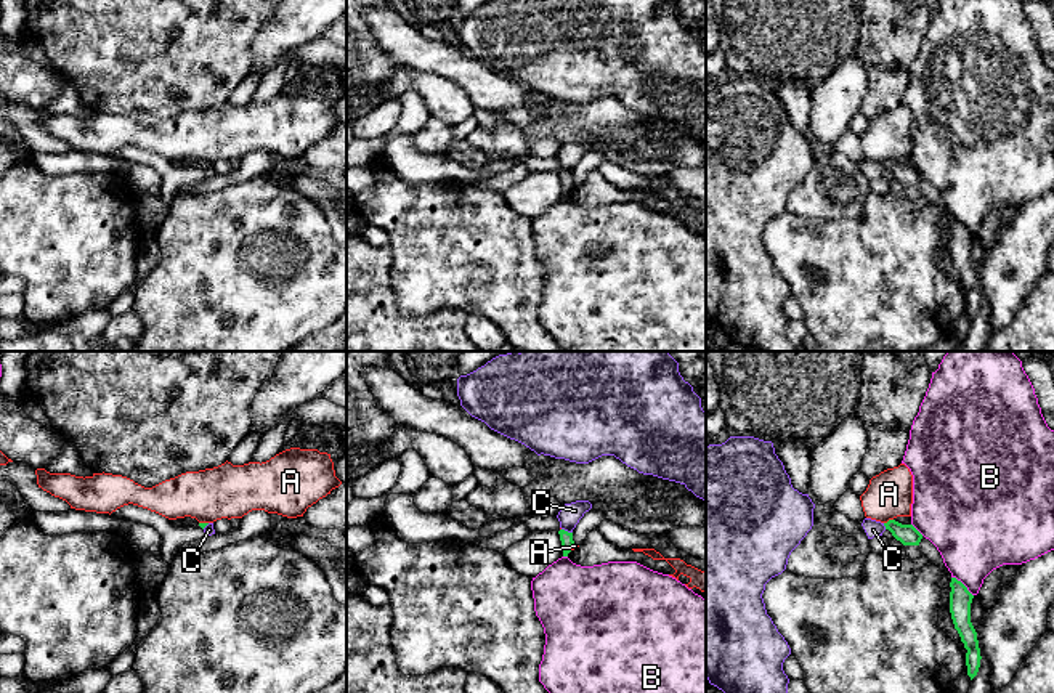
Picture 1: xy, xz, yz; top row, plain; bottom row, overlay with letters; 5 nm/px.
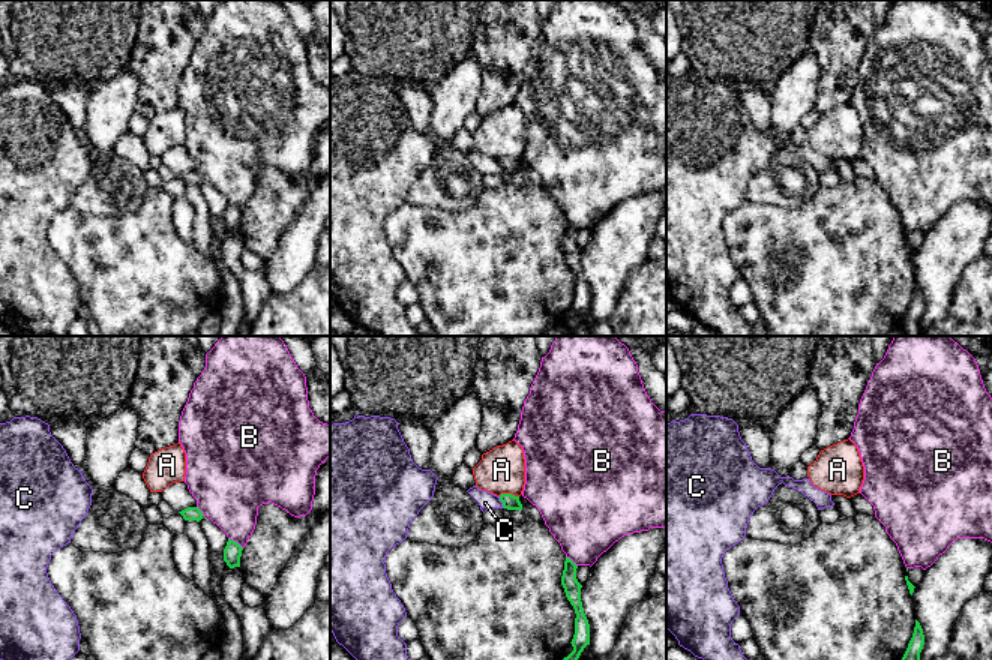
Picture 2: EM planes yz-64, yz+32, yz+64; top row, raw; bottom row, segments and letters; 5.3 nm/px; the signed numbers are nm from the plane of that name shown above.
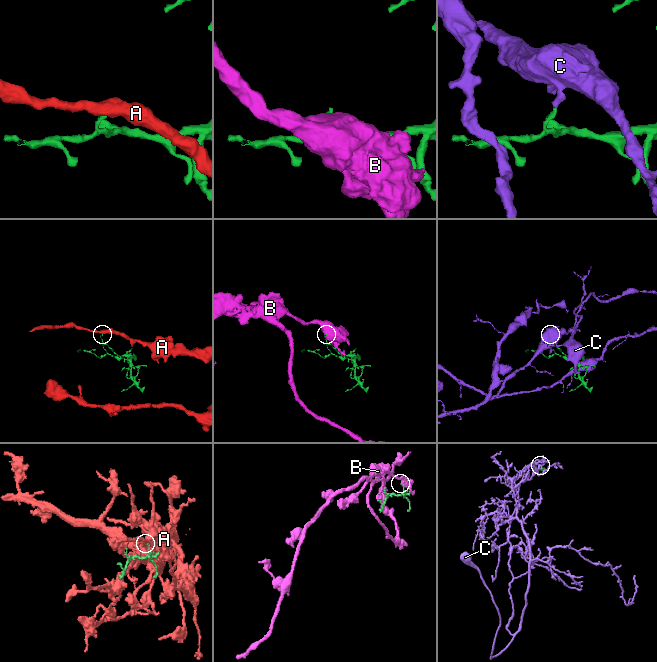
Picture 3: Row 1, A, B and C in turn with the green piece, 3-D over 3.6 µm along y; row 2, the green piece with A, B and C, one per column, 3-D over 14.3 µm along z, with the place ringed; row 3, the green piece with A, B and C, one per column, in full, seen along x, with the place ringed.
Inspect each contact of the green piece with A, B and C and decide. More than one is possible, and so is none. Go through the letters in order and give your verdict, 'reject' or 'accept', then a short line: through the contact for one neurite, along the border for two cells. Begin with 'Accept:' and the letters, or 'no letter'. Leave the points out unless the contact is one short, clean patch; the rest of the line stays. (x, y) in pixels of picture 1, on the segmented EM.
Accept: no letter
A: reject
B: reject
C: reject | xz (562, 528), (571, 533)

